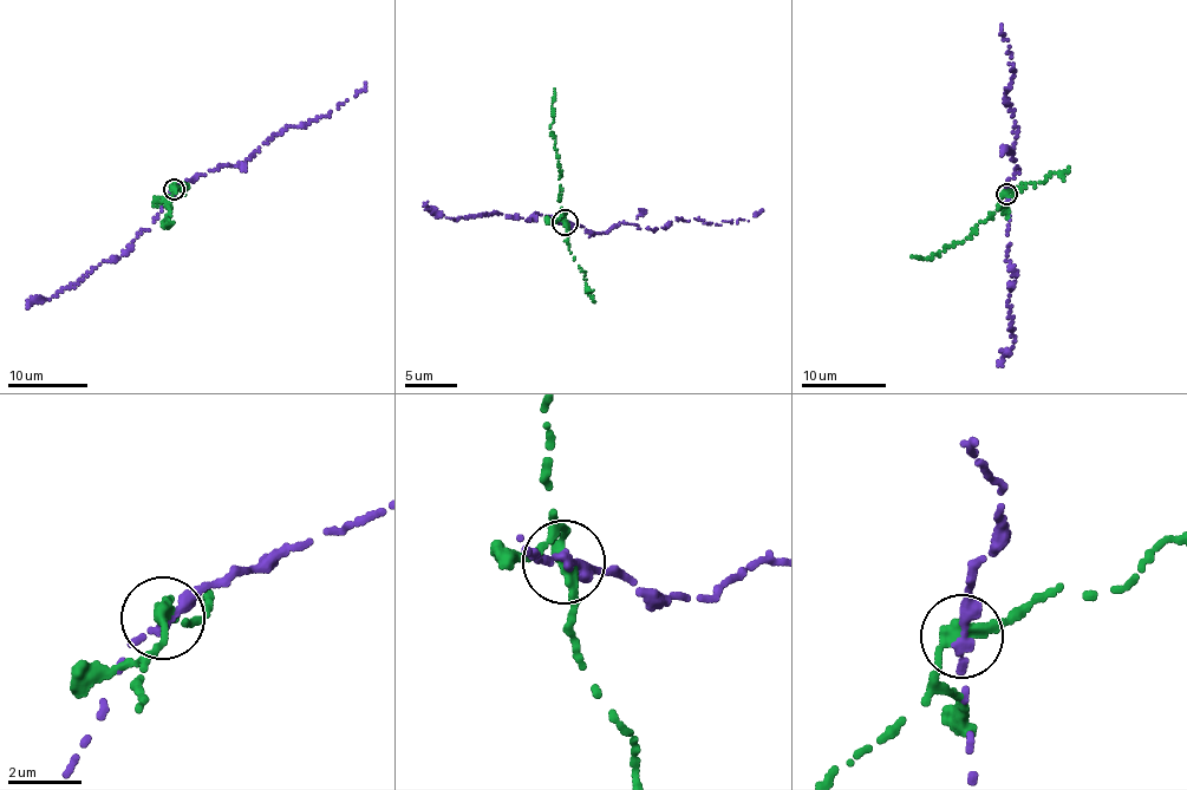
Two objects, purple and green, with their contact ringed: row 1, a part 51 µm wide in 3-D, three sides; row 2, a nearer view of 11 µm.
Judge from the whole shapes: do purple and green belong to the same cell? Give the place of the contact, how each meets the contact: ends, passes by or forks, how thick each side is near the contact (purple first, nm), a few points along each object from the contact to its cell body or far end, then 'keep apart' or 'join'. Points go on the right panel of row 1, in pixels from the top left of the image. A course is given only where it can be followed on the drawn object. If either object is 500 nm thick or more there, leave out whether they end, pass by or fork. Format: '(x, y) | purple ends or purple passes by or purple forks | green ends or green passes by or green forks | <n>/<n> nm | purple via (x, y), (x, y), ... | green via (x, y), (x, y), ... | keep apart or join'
(1006, 194) | purple ends | green passes by | 340/320 nm | purple via (1006, 195), (1016, 164), (1009, 152), (1016, 130), (1005, 99), (1012, 84), (1010, 47), (1000, 25) | green via (1006, 195), (1000, 198), (997, 210), (977, 224), (973, 234), (964, 242), (928, 258), (911, 255) | join

